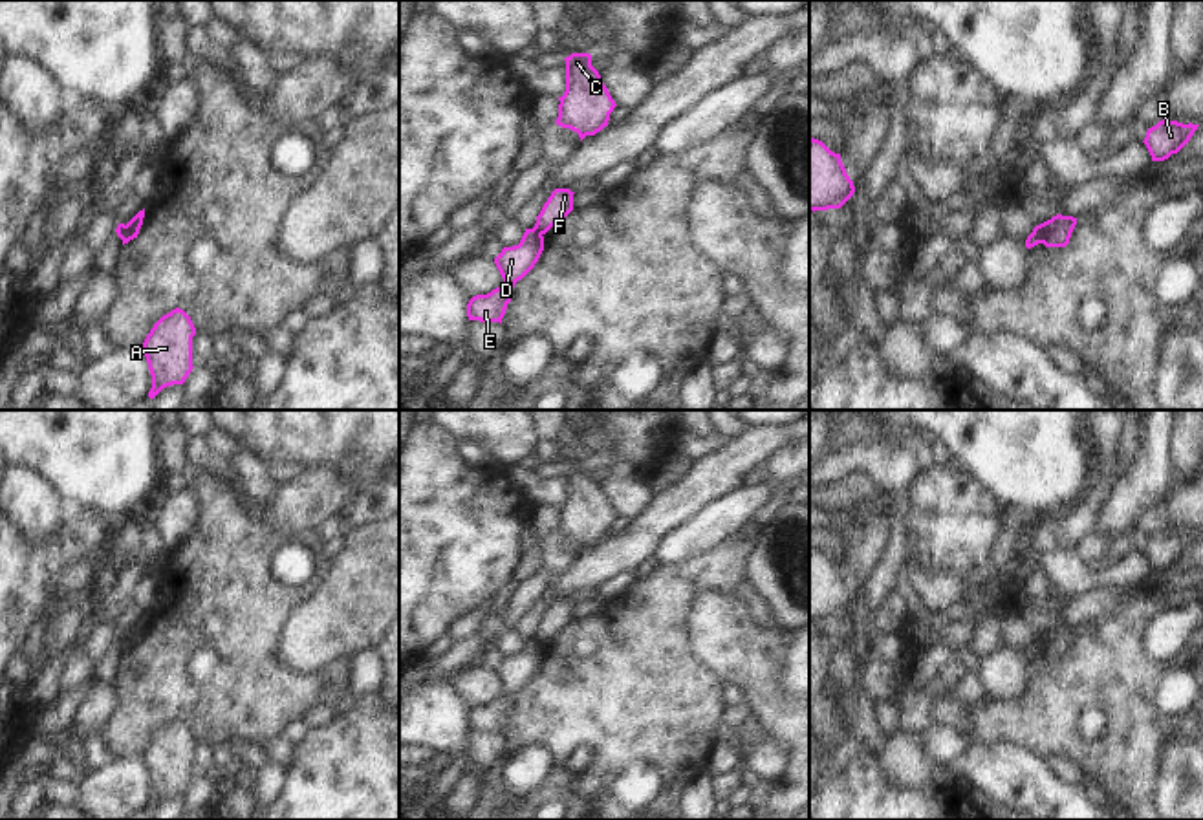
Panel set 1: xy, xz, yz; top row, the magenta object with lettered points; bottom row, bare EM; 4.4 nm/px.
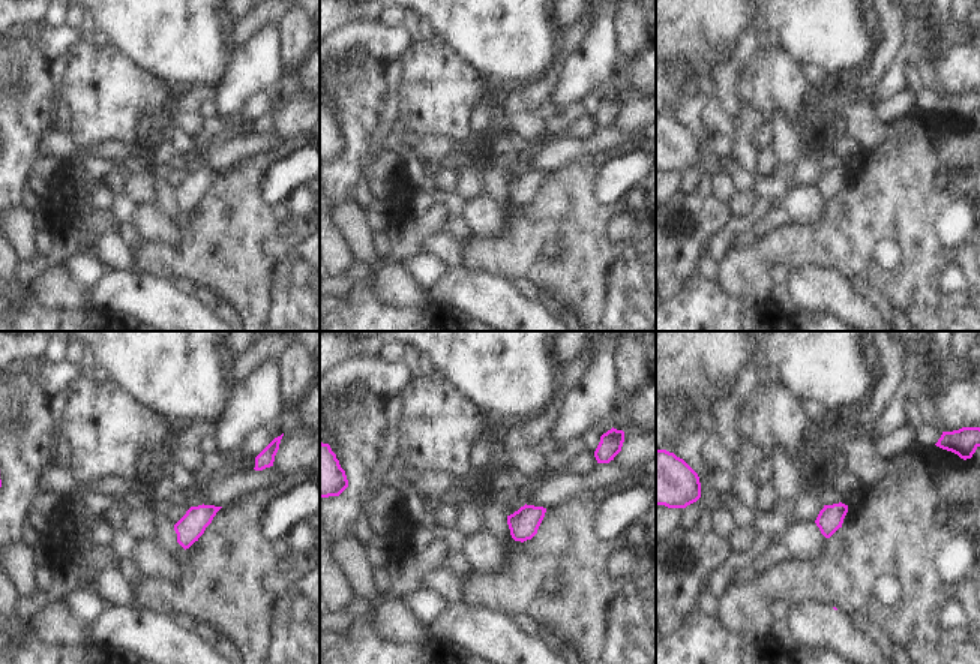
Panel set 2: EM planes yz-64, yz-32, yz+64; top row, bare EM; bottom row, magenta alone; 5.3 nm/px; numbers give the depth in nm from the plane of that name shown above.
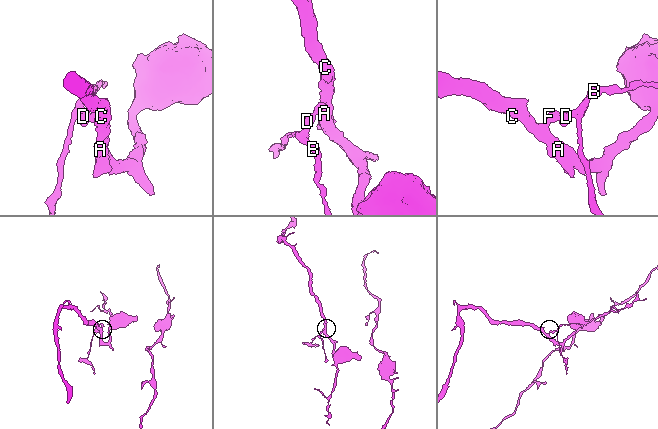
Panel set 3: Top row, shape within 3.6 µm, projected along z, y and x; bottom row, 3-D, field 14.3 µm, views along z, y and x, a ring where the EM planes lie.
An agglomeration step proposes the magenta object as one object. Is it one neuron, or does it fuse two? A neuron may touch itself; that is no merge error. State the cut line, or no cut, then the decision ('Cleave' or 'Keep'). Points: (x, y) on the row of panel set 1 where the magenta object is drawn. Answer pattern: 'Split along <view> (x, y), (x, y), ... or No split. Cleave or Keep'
Split along yz (1037, 226), (1042, 242). Cleave

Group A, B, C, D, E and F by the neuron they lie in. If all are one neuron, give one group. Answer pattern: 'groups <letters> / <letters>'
groups A C F / B D E

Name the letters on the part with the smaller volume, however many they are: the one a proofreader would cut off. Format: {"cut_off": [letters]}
{"cut_off": ["B", "D", "E"]}

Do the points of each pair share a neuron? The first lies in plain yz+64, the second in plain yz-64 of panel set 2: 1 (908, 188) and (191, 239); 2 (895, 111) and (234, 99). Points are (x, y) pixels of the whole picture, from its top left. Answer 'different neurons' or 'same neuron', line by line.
1: same neuron
2: different neurons

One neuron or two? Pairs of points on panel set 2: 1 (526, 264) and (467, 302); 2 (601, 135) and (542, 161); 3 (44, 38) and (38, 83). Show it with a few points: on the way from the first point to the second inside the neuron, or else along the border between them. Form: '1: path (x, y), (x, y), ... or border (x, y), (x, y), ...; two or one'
1: border (468, 269), (482, 269), (500, 275), (511, 282); two
2: path (586, 147), (574, 147), (557, 153); one
3: border (15, 41), (27, 41), (50, 63); two

